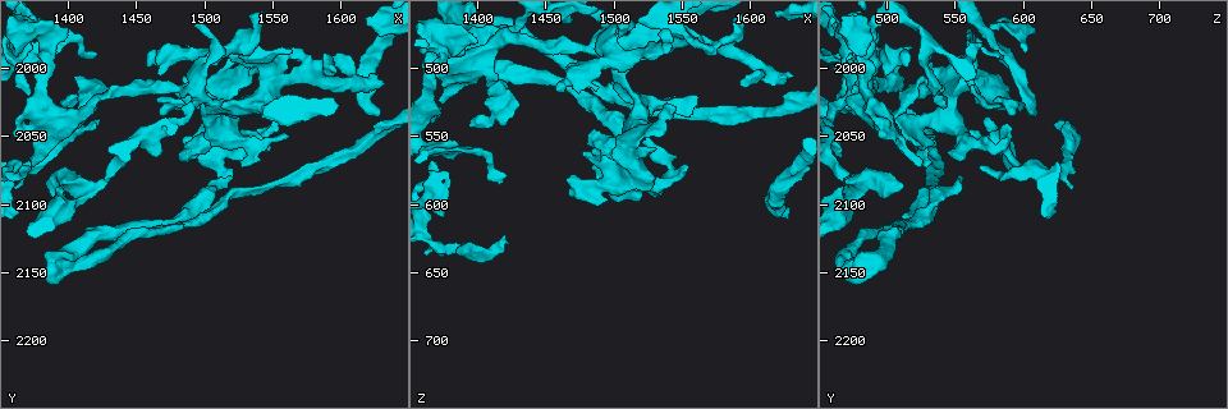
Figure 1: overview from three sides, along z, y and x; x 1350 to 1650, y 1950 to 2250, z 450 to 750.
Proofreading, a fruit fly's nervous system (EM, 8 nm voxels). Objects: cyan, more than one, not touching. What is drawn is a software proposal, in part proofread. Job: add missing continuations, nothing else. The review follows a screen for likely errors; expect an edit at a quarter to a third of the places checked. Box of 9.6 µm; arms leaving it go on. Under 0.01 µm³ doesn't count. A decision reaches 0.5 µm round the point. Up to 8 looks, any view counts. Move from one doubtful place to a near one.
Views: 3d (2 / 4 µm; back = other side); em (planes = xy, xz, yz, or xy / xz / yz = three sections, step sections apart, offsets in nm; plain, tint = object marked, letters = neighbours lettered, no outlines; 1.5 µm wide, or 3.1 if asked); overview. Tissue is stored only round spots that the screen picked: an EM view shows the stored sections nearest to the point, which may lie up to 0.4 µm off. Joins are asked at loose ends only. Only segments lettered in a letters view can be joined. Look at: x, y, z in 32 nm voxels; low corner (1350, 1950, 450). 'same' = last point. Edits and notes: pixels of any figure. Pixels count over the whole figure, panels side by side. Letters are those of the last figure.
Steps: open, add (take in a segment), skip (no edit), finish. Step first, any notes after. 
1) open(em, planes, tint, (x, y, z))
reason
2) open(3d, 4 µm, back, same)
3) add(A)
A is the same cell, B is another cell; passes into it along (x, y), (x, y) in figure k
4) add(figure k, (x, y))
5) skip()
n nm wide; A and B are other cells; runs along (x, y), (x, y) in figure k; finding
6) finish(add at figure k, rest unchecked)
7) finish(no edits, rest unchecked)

open(3d, 2 µm, (1528, 2016, 590))
an open end

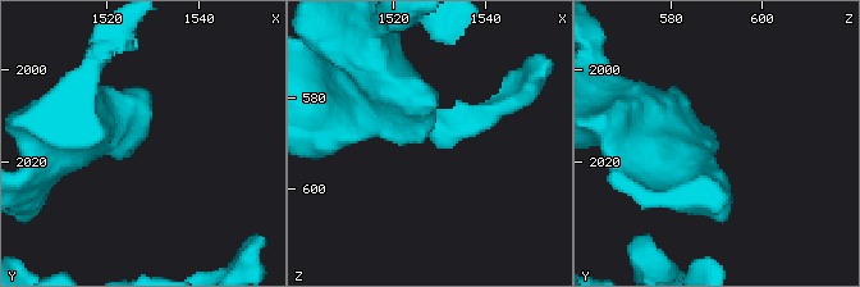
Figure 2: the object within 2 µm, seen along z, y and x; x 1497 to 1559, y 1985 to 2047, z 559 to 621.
open(em, planes, tint, (1526, 2016, 590))
shape alone is not enough

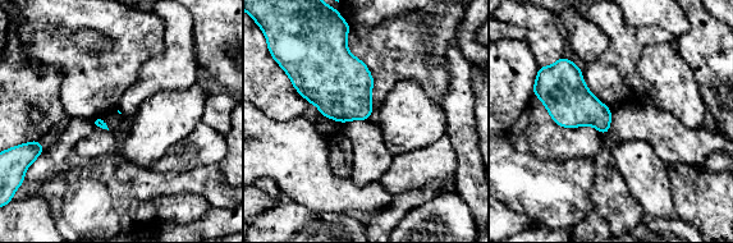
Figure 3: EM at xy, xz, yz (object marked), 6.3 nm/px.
open(em, planes, letters, same)

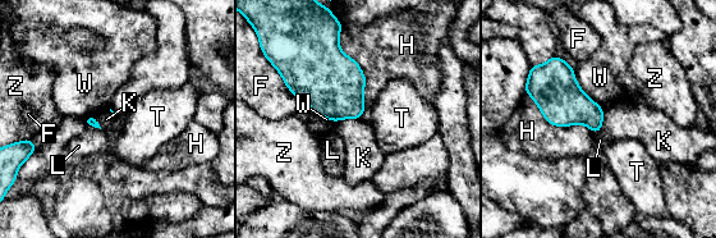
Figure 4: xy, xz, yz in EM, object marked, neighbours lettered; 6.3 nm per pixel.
skip()
F, H, K, L, T, W and Z are other cells; border along (359, 118), (342, 118), (335, 122) in figure 4; no lettered segment goes on from it

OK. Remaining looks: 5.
open(3d, 2 µm, (1630, 2034, 608))
branch stops here

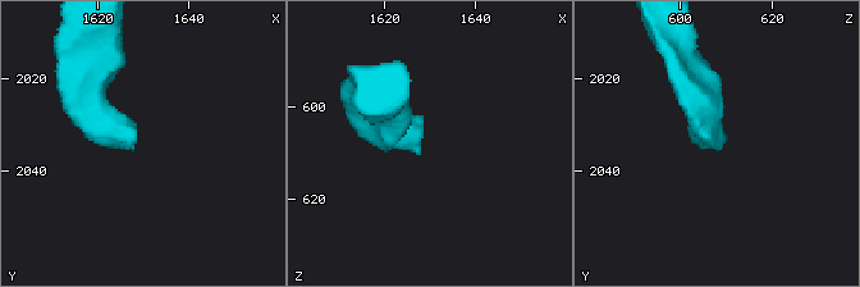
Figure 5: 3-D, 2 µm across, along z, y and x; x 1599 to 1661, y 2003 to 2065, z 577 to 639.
open(em, planes, letters, (1628, 2035, 608))
need the tissue

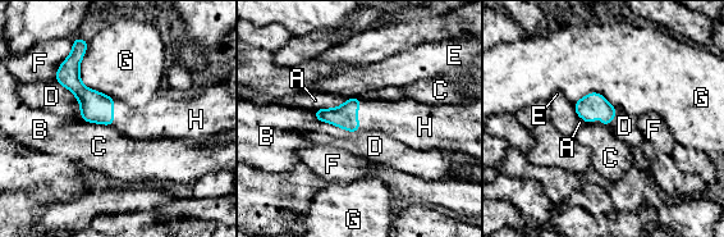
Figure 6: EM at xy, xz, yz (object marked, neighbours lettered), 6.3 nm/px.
add(H)
G touches over 400 nm; H is the same cell, A, B, C, D, E, F and G are other cells; passes into it along (346, 115), (356, 115), (395, 118) in figure 6; it goes on there

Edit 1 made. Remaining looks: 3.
open(em, xy, step 8, tint, (1460, 1990, 516))
branch stops here

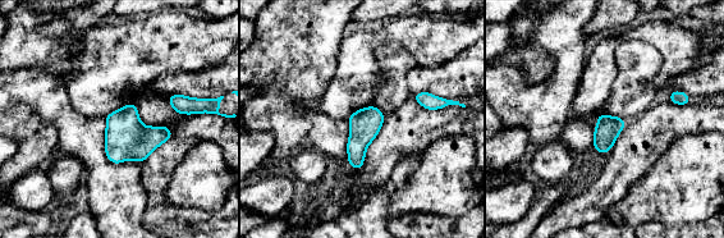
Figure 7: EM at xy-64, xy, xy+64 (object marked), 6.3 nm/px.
open(em, planes, letters, same)
cut it another way

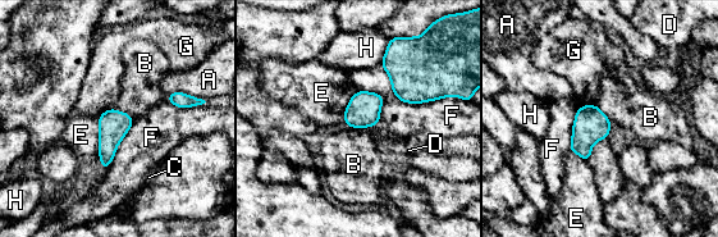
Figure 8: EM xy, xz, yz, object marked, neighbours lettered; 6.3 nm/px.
skip()
F touches over 460 nm; A, B, C, D, E, F, G and H are other cells; no lettered segment goes on from it

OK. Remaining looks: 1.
finish(add at figure 6, rest unchecked)

